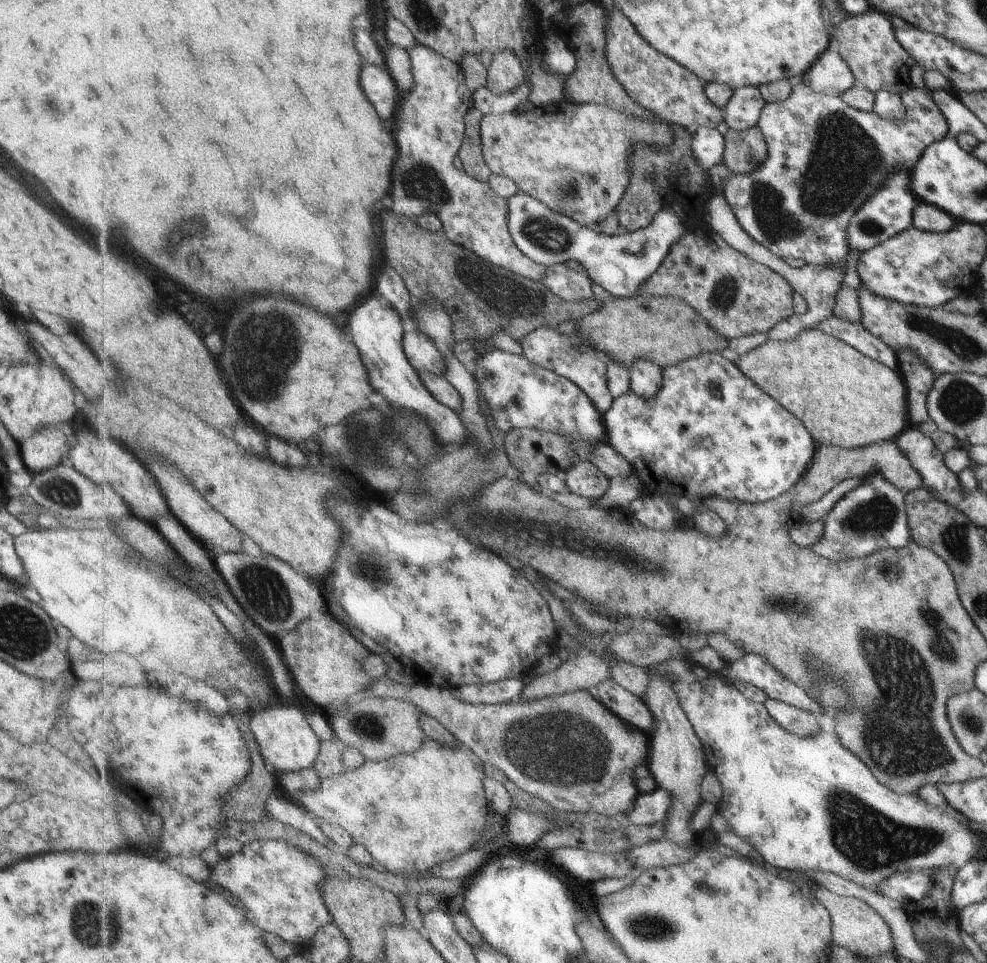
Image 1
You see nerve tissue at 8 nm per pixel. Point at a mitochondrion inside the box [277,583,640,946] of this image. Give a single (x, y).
(561, 747)

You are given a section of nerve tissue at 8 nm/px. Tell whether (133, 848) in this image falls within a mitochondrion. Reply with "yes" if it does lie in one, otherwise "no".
no

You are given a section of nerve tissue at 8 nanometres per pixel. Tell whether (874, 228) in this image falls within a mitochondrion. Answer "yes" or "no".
yes

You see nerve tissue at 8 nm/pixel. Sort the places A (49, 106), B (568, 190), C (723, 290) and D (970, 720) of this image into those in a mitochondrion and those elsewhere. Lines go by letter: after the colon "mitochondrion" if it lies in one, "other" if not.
A: mitochondrion
B: mitochondrion
C: mitochondrion
D: mitochondrion

